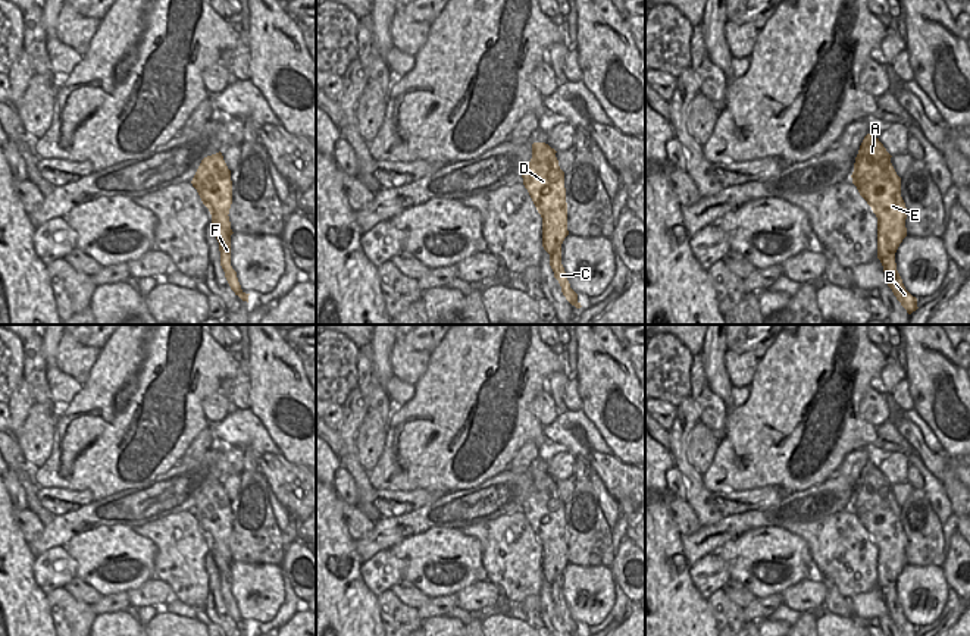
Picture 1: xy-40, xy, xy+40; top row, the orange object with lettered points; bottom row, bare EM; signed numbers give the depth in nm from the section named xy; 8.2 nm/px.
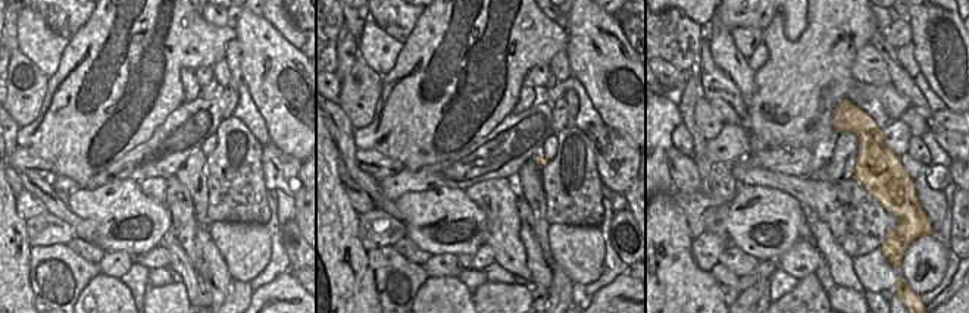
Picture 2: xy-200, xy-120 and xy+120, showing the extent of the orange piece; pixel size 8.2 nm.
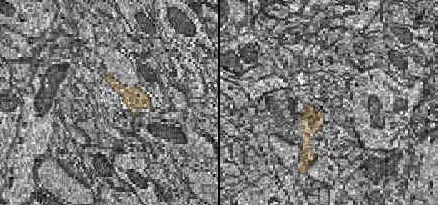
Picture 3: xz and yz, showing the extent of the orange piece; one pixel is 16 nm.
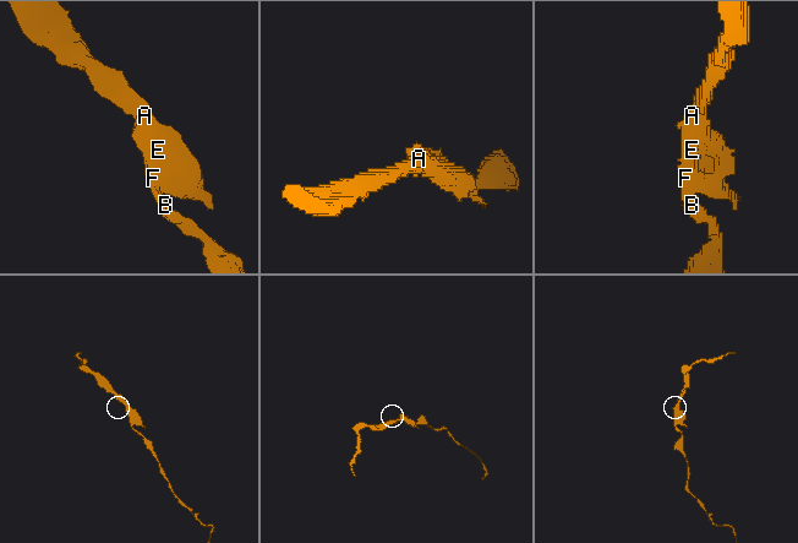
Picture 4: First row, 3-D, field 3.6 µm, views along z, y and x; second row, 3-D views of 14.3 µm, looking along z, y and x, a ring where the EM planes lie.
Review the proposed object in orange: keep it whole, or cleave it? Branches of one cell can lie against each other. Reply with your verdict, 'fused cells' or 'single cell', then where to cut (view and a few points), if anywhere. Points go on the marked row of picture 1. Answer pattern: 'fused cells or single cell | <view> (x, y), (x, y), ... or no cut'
fused cells | xy (554, 213), (557, 218), (557, 248), (550, 256)

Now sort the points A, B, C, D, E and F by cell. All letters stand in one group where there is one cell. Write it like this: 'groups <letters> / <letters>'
groups A D E / B C F

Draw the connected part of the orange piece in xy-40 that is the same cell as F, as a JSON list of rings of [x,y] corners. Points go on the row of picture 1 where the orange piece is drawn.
[[[219,214],[212,216],[210,223],[215,236],[219,242],[219,251],[220,251],[220,266],[225,272],[225,278],[231,286],[231,289],[238,295],[242,301],[248,303],[248,295],[241,289],[241,285],[237,278],[237,272],[231,266],[231,238],[229,238],[229,216],[228,214]]]

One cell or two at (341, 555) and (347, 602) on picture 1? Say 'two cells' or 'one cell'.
one cell

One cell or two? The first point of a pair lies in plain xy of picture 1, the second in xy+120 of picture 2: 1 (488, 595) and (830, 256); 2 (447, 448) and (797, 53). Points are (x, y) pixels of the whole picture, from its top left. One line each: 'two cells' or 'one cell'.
1: two cells
2: one cell

